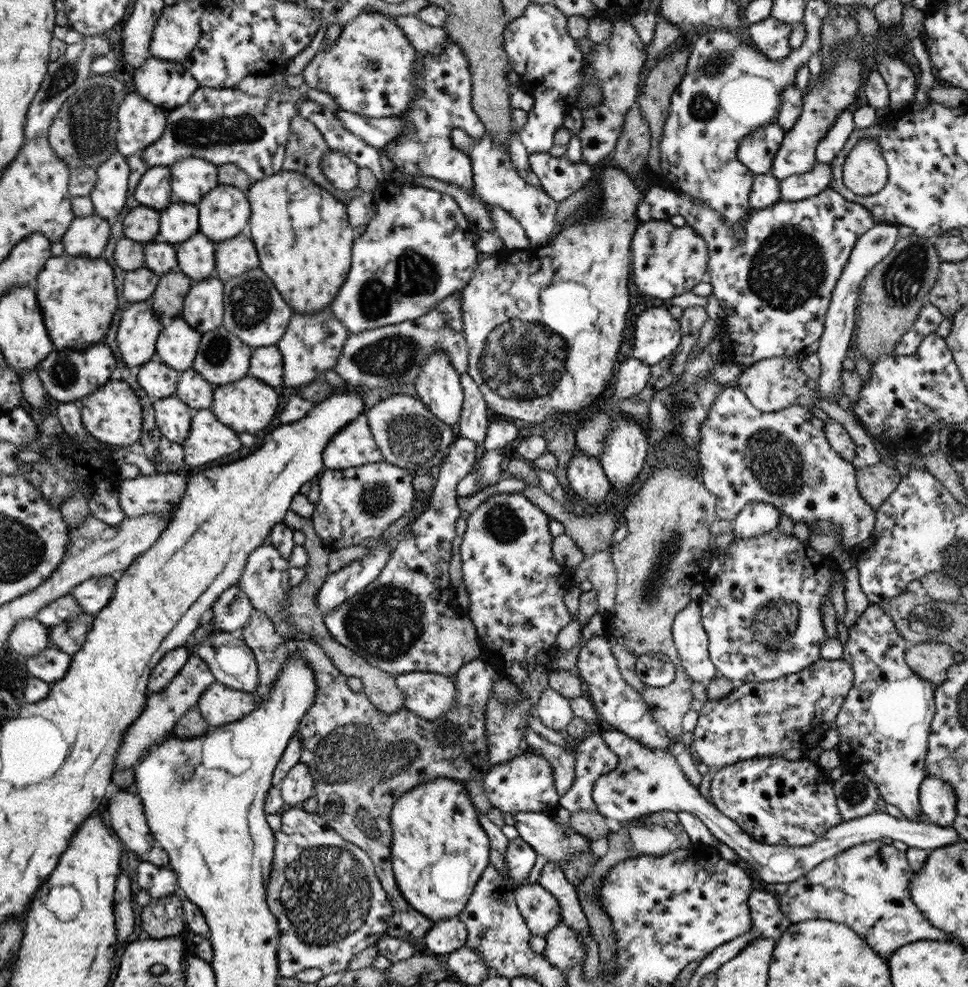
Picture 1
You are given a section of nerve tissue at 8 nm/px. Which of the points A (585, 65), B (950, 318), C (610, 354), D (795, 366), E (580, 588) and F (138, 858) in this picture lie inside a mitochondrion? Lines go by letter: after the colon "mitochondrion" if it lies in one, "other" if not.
A: other
B: other
C: other
D: other
E: other
F: other

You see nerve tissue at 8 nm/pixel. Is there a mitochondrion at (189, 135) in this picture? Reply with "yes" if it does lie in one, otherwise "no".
yes

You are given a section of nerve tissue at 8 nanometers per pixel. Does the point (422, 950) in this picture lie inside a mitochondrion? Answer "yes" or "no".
no

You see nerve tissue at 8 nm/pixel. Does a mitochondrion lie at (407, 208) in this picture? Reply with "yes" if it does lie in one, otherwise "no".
no

